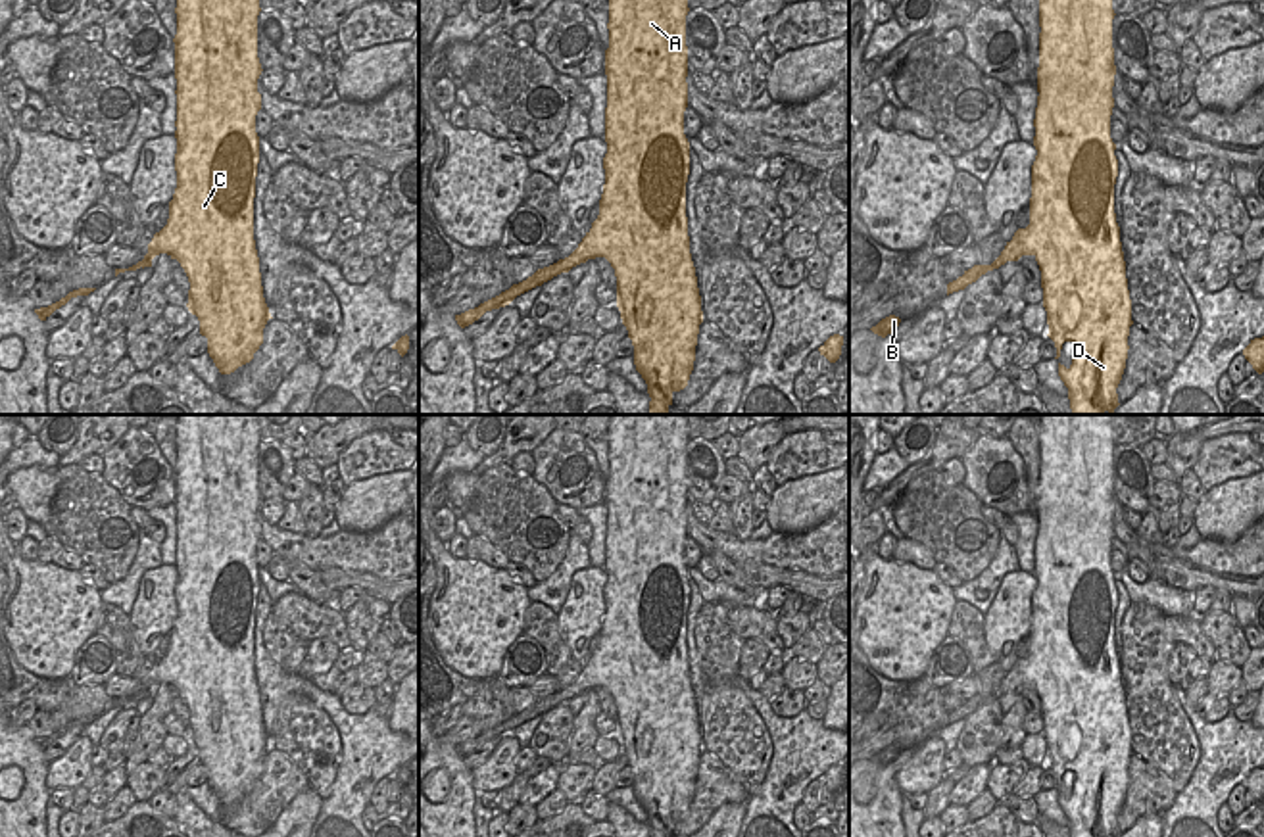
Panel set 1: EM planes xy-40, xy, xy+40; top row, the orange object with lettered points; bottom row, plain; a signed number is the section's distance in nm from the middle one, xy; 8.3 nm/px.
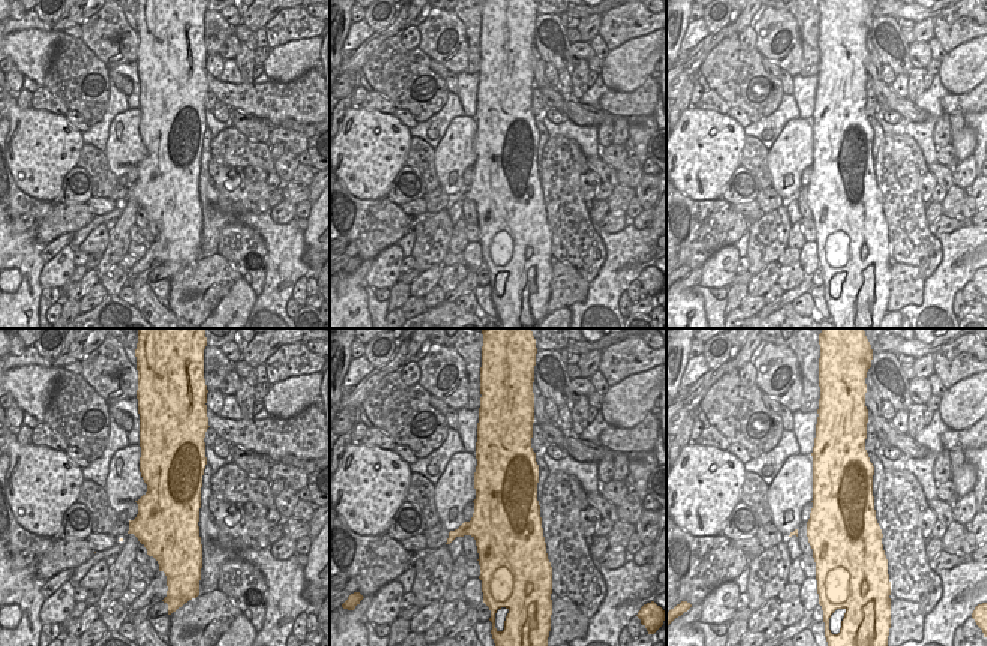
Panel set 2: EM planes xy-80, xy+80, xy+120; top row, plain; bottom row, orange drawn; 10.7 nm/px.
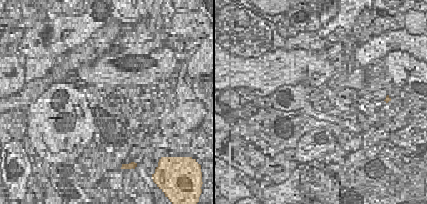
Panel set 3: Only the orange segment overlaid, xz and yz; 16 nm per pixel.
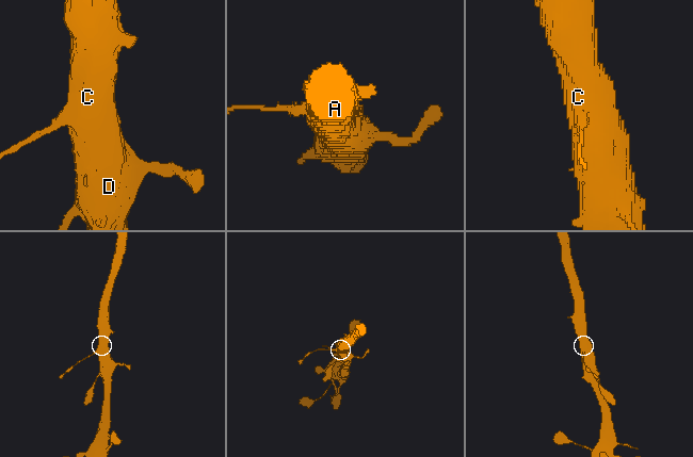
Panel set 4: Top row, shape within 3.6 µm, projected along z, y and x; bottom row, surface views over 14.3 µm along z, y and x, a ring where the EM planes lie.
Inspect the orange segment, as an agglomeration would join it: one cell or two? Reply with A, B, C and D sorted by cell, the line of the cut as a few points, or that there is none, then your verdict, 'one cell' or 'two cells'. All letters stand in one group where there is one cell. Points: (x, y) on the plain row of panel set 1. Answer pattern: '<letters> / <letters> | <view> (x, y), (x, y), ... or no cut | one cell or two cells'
A C D / B | xy (558, 692), (567, 701) | two cells

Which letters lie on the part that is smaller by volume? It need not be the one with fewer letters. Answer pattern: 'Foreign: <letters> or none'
Foreign: B

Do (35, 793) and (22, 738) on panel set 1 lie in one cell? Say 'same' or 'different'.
same

